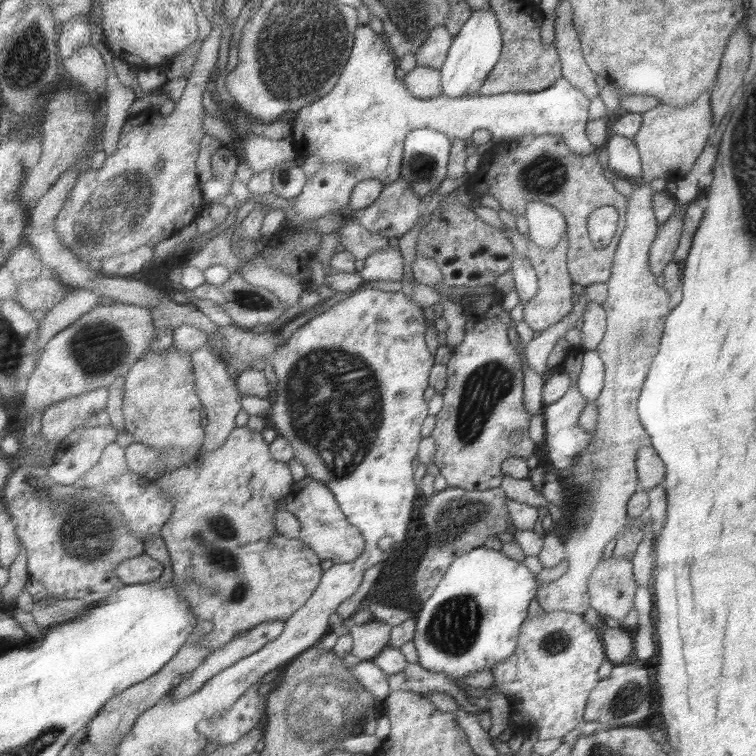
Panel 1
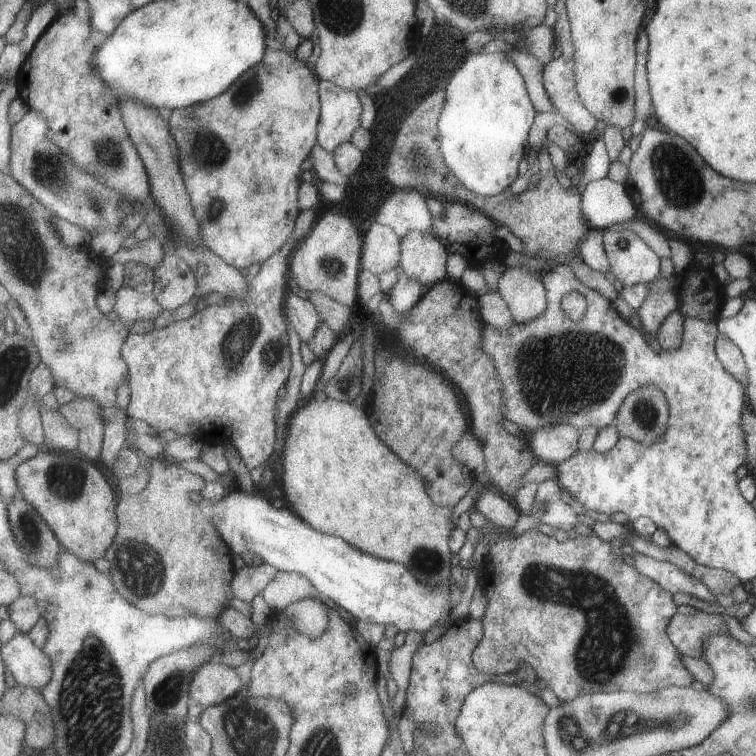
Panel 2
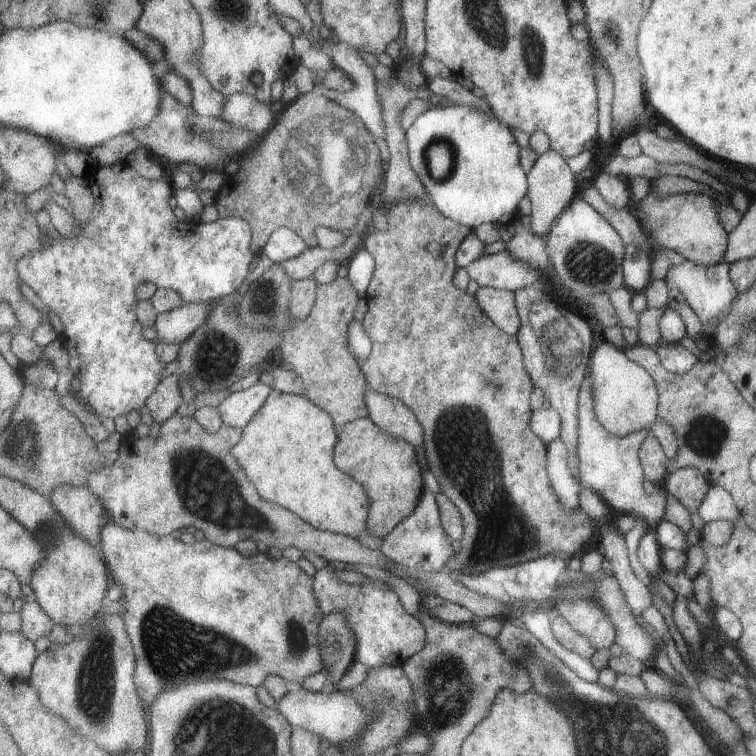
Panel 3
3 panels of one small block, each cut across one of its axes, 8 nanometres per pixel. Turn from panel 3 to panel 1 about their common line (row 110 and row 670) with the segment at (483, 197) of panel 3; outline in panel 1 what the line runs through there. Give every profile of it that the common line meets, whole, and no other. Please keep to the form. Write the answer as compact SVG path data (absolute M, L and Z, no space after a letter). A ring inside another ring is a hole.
M475 548L471 554L463 554L449 568L447 576L439 584L437 592L423 604L417 622L415 648L419 654L419 664L429 672L443 672L451 682L463 682L469 674L477 670L491 670L495 664L511 658L519 644L519 626L527 620L529 604L539 592L537 576L531 574L521 562L507 558L503 552Z

